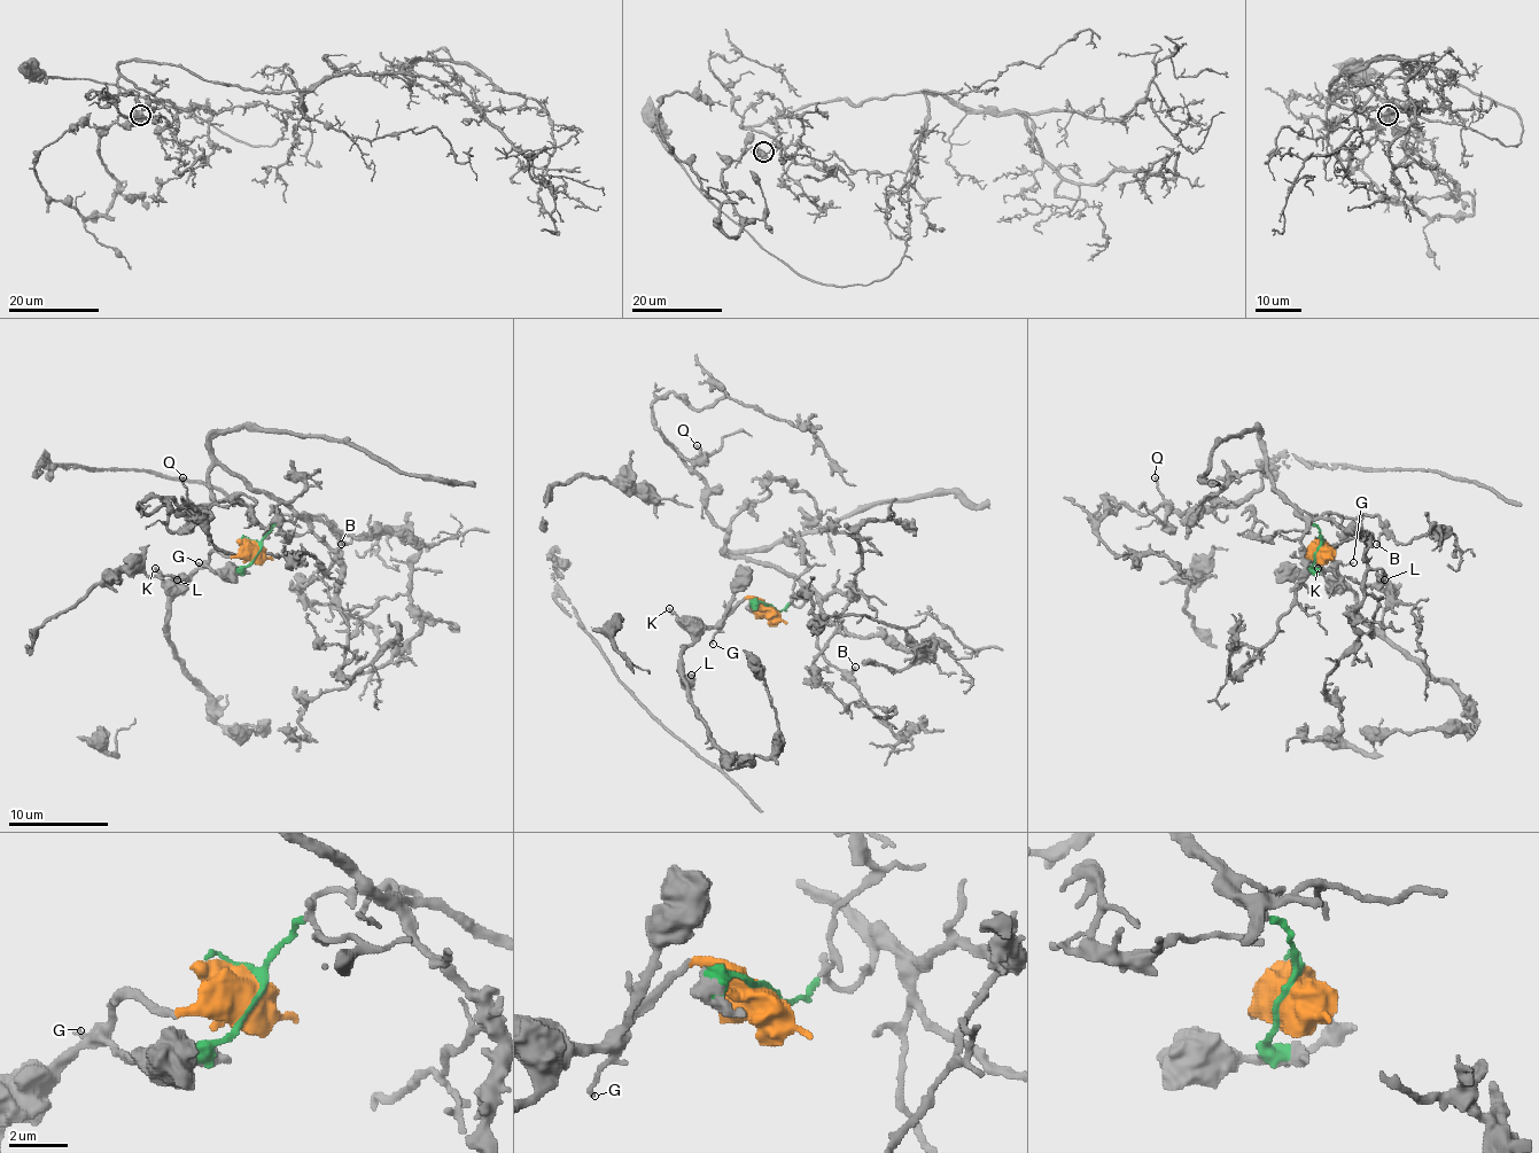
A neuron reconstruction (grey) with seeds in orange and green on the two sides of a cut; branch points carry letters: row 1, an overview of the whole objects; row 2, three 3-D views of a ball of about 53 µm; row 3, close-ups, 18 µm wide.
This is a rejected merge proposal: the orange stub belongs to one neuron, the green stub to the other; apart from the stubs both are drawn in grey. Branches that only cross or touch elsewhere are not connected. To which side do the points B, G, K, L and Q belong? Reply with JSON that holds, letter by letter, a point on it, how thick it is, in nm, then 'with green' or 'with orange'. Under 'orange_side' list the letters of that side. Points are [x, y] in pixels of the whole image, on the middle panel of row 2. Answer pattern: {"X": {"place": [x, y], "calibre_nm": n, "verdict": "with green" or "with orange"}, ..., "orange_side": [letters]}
{"B": {"place": [855, 667], "calibre_nm": 190, "verdict": "with green"}, "G": {"place": [713, 644], "calibre_nm": 130, "verdict": "with orange"}, "K": {"place": [669, 608], "calibre_nm": 240, "verdict": "with orange"}, "L": {"place": [691, 675], "calibre_nm": 480, "verdict": "with orange"}, "Q": {"place": [697, 445], "calibre_nm": 170, "verdict": "with green"}, "orange_side": ["G", "K", "L"]}

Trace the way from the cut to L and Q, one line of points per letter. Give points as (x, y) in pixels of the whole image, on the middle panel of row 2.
L: (774, 609), (746, 599), (708, 626), (685, 648), (681, 674), (683, 679), (691, 674)
Q: (774, 609), (795, 606), (806, 589), (723, 551), (706, 485), (681, 456), (706, 456), (696, 445)

